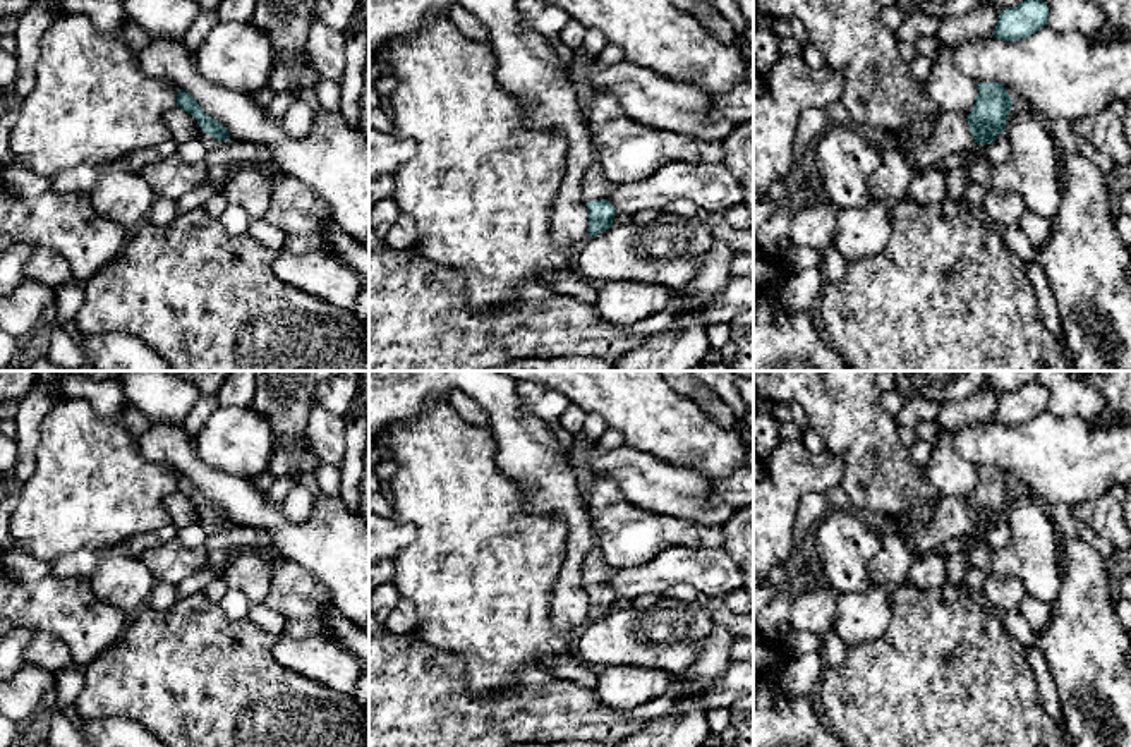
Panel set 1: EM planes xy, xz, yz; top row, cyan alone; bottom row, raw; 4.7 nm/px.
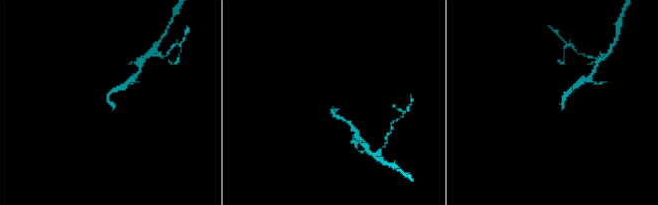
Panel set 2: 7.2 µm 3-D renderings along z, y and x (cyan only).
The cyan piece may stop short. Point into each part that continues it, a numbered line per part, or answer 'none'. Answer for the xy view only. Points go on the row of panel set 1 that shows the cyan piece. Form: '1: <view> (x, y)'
1: xy (208, 139)

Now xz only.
1: xz (594, 186)

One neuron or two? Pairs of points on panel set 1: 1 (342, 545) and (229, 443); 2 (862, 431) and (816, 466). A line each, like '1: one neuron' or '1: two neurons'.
1: two neurons
2: two neurons

